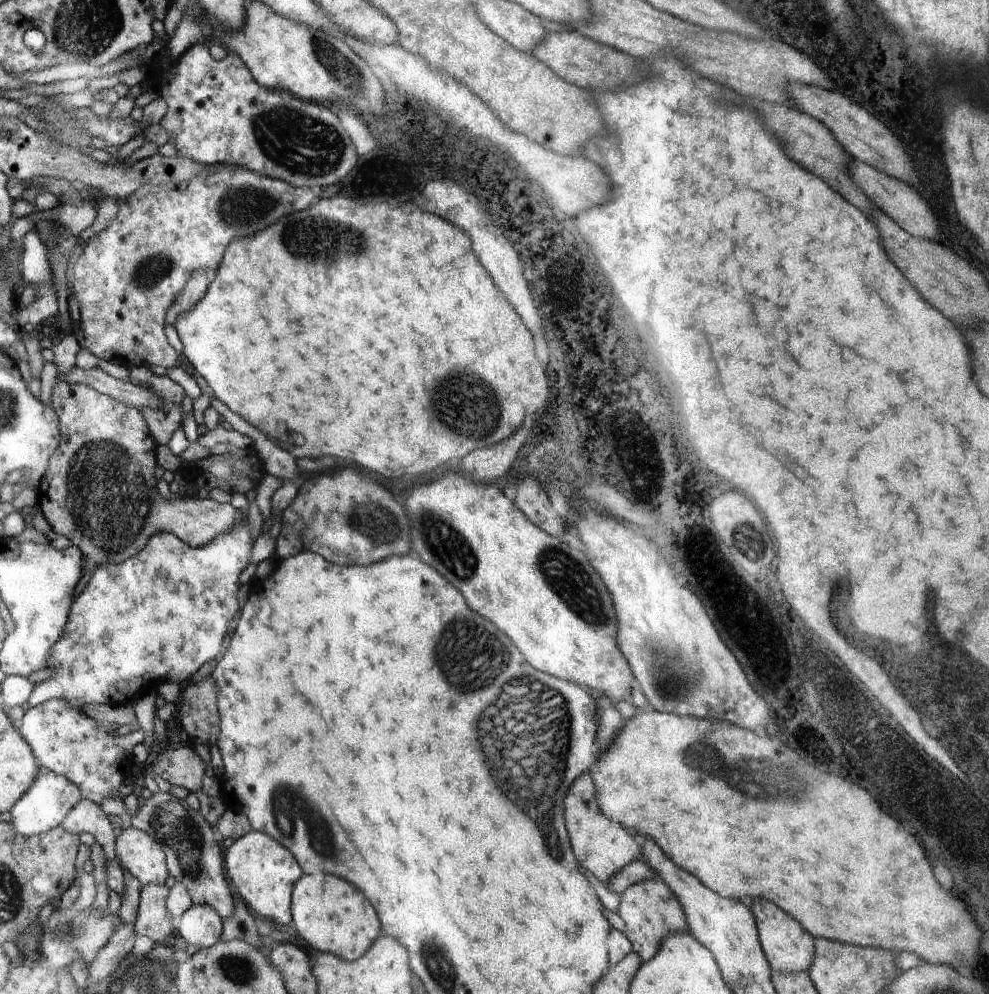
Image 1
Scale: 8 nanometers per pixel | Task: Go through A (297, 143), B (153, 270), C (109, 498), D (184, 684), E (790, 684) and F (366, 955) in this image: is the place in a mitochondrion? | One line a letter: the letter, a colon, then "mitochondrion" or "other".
A: mitochondrion
B: mitochondrion
C: mitochondrion
D: other
E: other
F: other

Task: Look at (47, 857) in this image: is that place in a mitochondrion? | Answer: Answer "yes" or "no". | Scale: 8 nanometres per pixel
no

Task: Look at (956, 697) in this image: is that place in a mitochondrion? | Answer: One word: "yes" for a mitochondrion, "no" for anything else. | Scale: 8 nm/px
yes

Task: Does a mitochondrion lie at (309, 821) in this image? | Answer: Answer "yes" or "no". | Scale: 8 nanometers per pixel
yes

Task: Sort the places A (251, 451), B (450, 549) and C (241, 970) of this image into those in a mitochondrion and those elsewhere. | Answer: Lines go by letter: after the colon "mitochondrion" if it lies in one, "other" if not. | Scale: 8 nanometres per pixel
A: other
B: mitochondrion
C: mitochondrion

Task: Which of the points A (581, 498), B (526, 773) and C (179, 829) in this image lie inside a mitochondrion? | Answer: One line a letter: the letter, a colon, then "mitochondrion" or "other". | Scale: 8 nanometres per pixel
A: other
B: mitochondrion
C: mitochondrion

